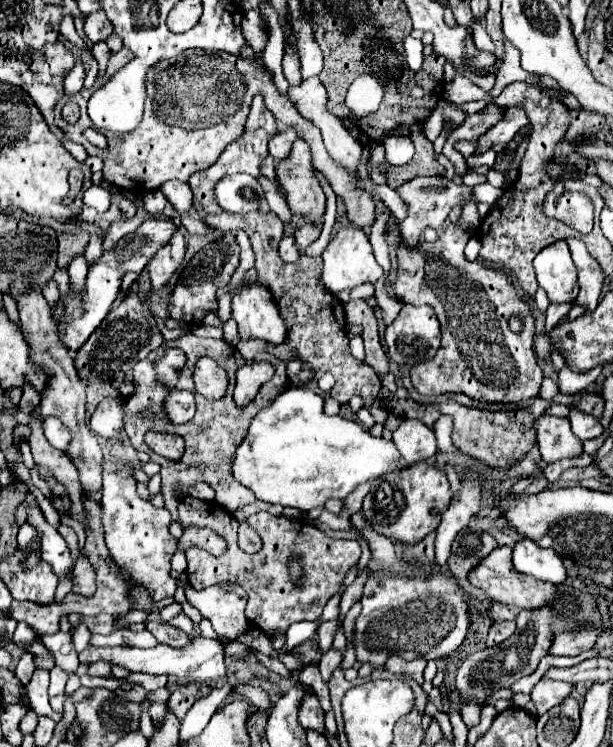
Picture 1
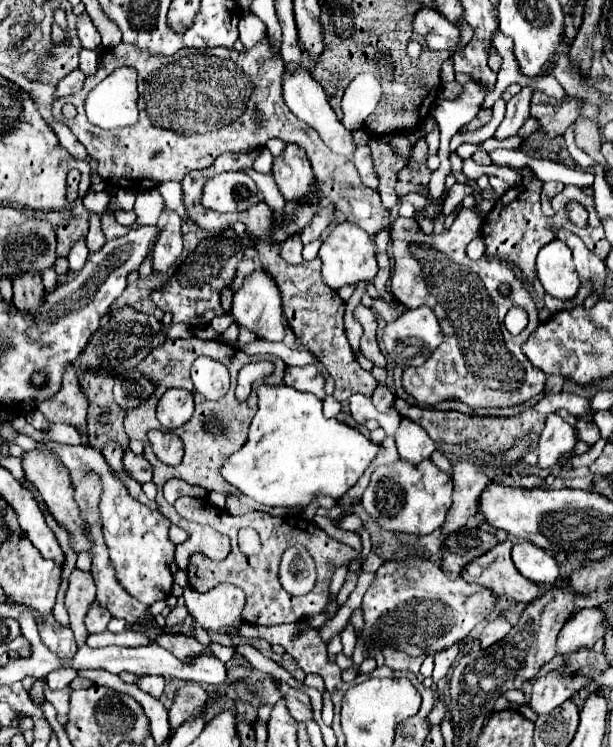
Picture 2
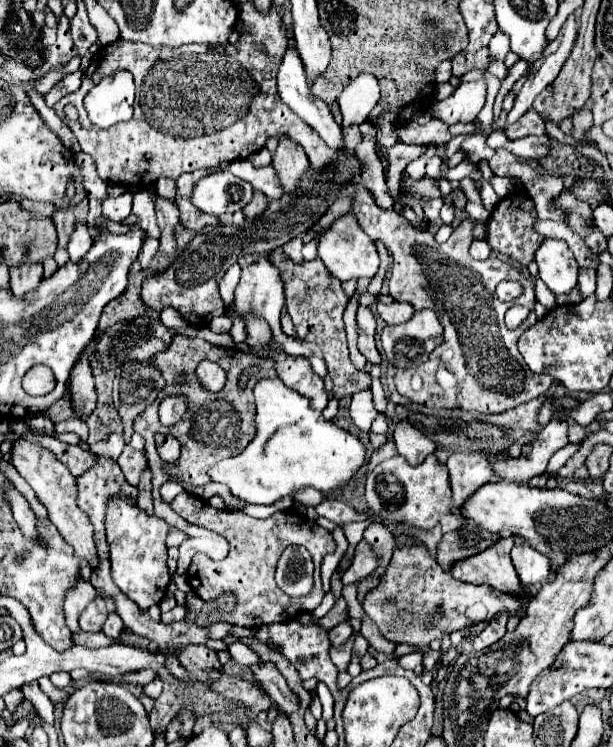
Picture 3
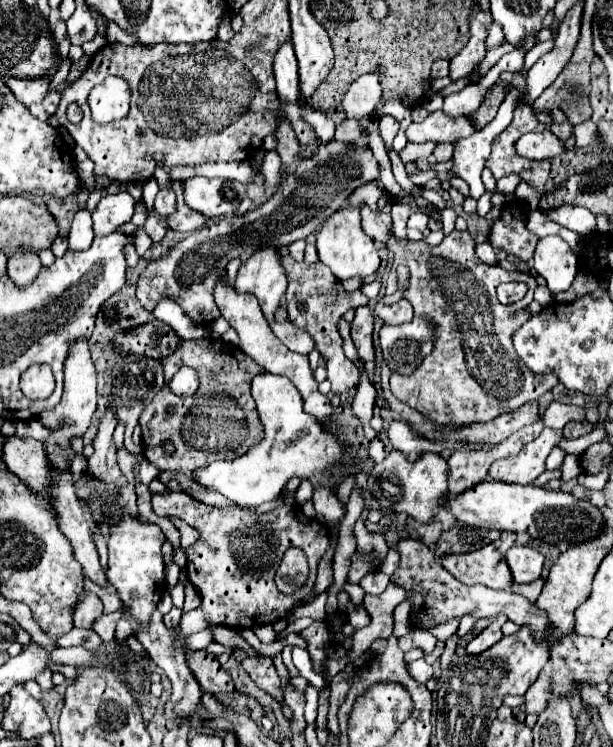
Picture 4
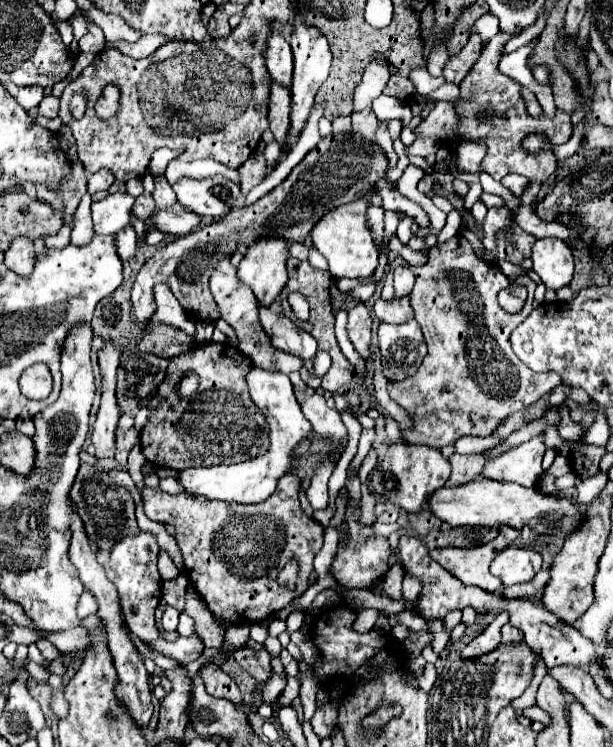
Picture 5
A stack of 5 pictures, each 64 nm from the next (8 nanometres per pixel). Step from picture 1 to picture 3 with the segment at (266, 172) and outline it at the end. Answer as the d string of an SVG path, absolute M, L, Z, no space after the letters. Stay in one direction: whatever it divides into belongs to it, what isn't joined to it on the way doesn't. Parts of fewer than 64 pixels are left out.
M262 148L249 157L252 164L257 167L267 166L272 163L272 154L266 149Z

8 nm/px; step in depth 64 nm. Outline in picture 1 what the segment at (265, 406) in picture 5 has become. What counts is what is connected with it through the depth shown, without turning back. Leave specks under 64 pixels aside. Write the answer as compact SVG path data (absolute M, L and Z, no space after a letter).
M288 388L252 420L248 436L236 450L232 474L252 488L258 500L314 510L330 498L344 500L356 486L402 468L402 458L392 440L372 436L354 420L328 416L320 394Z

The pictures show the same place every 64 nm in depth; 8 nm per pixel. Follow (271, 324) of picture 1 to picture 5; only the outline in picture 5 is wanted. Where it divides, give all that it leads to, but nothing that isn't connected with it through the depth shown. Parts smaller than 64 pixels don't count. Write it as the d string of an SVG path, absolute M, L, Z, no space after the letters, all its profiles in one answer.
M260 240L252 244L238 266L238 280L246 284L260 304L268 308L284 290L288 248L284 240Z

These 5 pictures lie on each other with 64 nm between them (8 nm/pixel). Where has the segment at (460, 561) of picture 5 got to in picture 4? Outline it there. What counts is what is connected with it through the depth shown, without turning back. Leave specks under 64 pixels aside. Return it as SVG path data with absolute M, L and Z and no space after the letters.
M502 532L498 540L480 550L458 556L444 556L442 566L462 584L484 584L494 590L512 588L514 578L504 556L514 544L514 540L516 534Z

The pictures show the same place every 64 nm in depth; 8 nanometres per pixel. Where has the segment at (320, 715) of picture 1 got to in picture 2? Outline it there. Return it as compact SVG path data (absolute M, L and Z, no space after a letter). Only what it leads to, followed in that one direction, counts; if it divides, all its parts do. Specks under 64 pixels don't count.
M282 682L282 692L284 692L284 698L288 700L288 710L292 712L292 716L298 720L298 722L308 722L308 720L314 720L314 714L312 714L312 702L310 702L310 696L304 694L304 692L296 692L292 690L288 684Z

